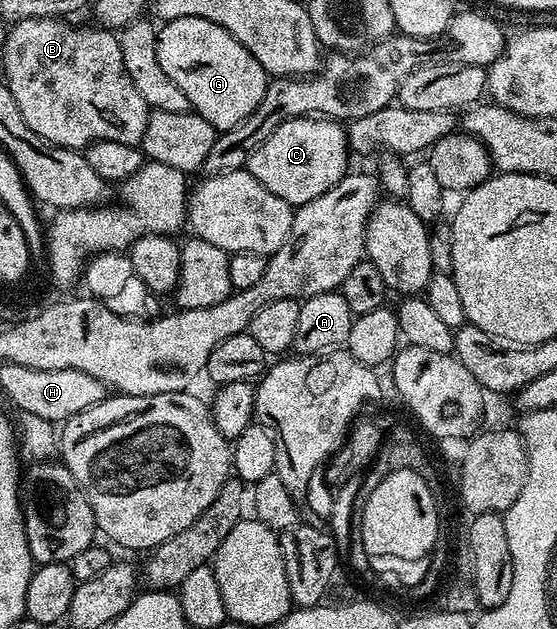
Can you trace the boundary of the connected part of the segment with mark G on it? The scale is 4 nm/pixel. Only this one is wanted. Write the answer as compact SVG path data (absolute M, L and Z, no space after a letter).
M175 18L166 20L160 25L157 33L157 57L159 66L167 73L167 78L187 94L192 111L199 113L218 133L226 132L229 128L239 126L263 102L263 94L267 90L270 77L255 62L255 54L236 40L226 28L215 22L207 22L207 18Z

